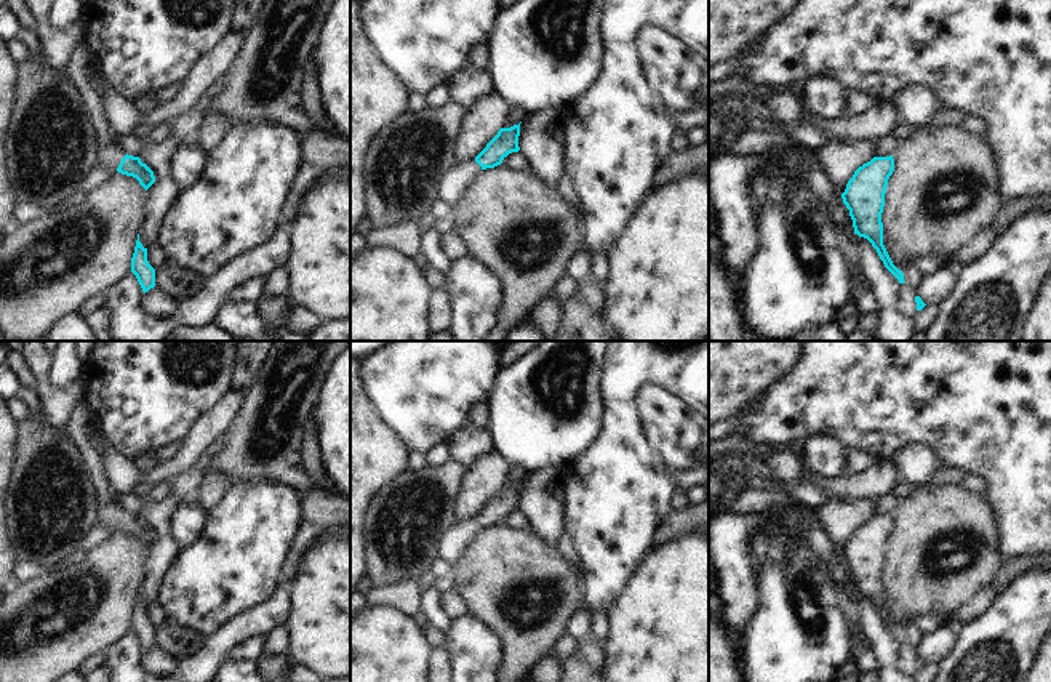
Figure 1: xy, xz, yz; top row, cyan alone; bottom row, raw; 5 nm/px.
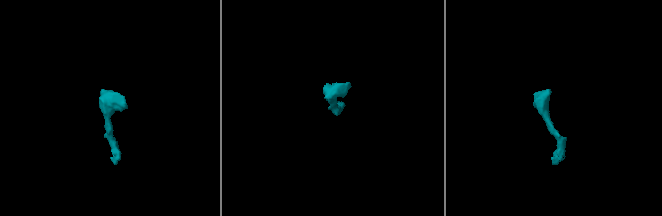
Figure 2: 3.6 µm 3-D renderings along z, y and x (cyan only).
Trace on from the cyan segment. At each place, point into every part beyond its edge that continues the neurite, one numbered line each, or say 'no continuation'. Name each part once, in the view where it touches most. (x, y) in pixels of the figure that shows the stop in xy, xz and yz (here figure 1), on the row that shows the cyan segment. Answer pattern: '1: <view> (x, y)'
1: xy (109, 156)

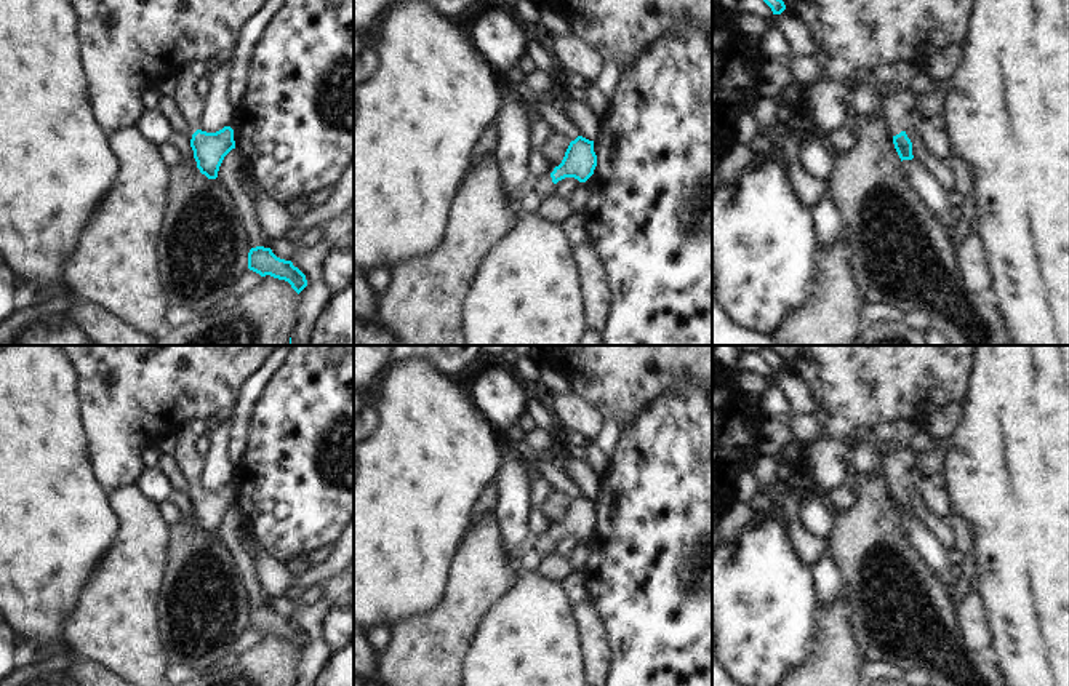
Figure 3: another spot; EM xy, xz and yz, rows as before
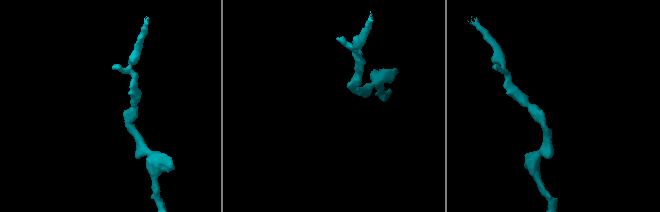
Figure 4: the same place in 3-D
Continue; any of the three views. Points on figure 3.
1: yz (896, 109)

